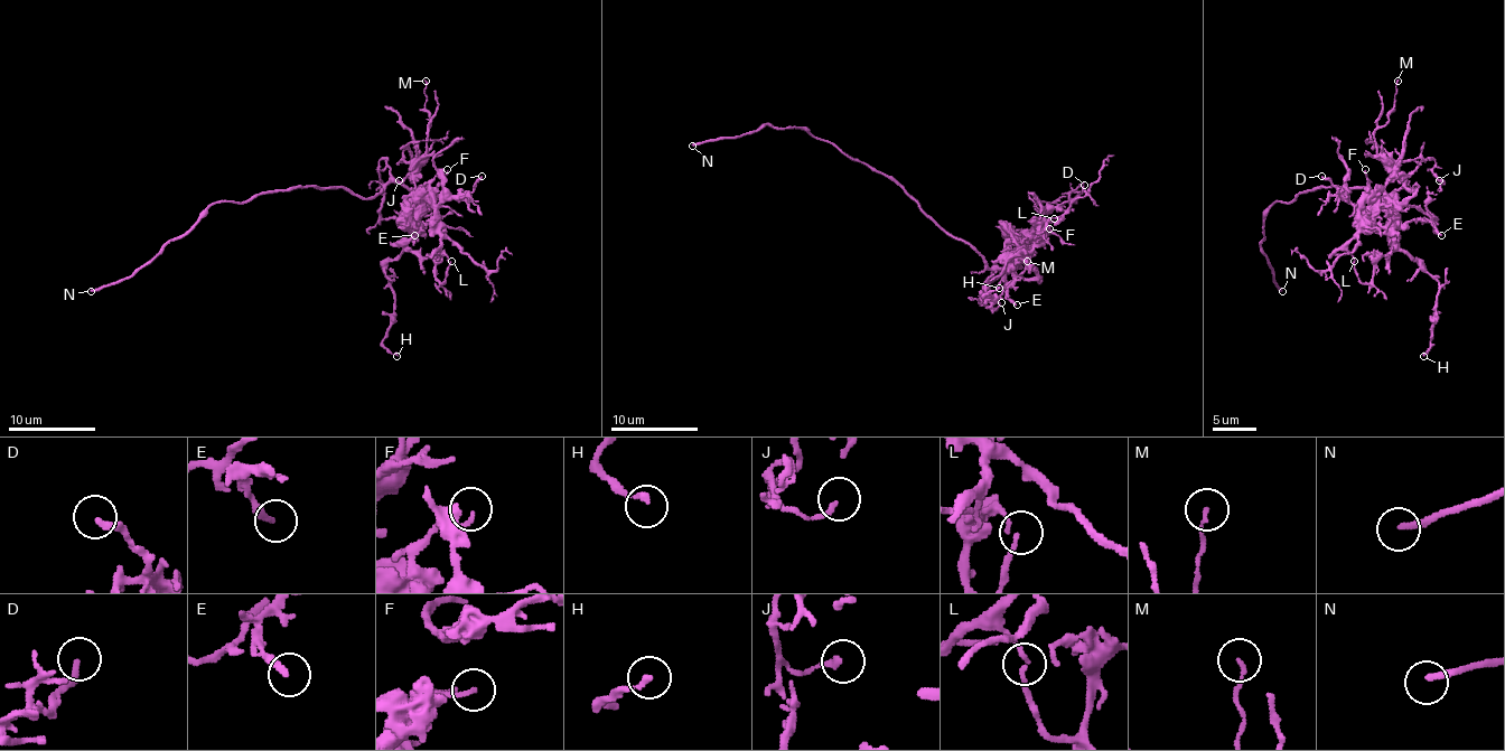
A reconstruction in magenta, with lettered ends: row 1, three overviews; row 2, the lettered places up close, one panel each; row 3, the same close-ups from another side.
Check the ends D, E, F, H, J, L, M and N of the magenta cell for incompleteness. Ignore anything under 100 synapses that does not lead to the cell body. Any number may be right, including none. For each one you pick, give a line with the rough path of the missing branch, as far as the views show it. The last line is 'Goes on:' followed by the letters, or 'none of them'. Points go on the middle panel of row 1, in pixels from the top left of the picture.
Goes on: N

